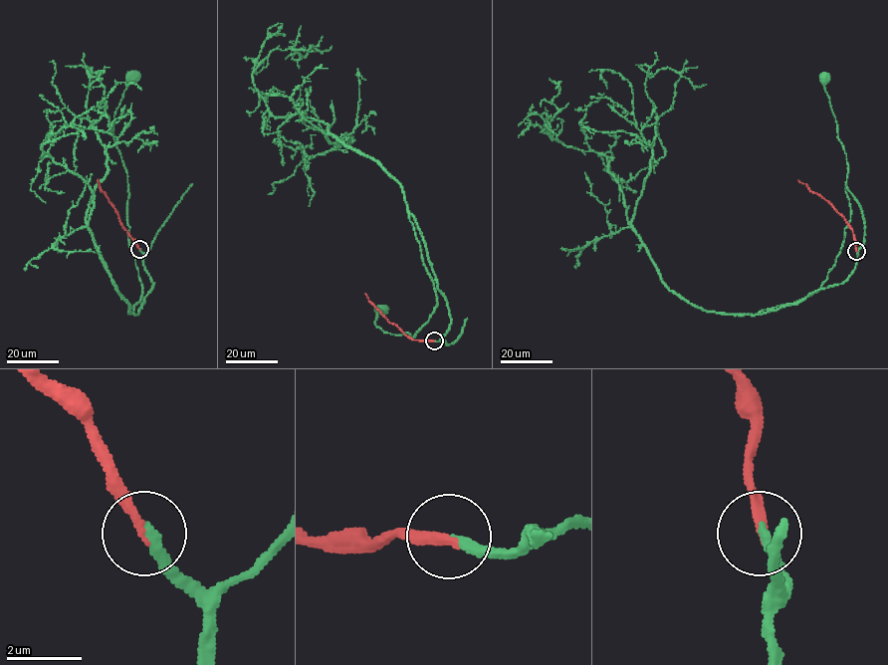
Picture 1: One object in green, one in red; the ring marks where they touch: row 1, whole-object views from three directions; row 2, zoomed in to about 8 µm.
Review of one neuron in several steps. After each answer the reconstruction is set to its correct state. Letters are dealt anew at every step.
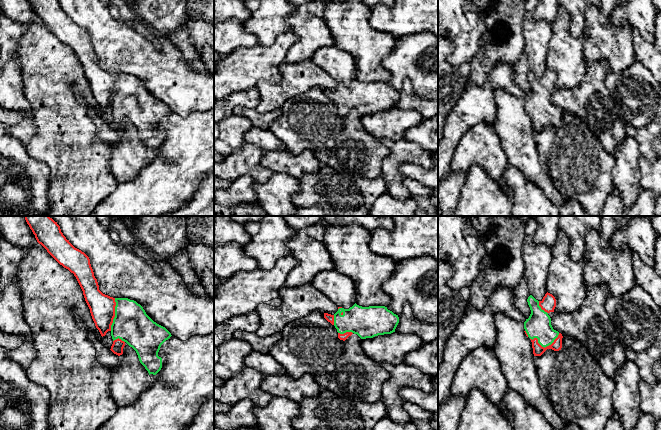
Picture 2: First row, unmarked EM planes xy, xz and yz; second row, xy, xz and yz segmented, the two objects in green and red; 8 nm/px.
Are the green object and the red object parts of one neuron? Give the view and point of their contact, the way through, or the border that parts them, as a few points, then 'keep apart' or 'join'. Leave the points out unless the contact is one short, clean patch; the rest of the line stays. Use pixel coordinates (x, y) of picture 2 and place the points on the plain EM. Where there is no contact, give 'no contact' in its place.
yz (544, 123) | join

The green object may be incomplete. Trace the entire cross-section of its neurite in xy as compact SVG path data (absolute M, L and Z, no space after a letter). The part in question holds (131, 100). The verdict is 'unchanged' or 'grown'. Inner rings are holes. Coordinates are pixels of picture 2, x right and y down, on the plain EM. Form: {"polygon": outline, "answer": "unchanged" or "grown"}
{"polygon": "M28 0L35 14L47 28L64 44L68 45L76 53L90 85L92 95L101 112L111 108L113 120L111 127L120 132L127 119L132 123L139 134L140 139L148 147L149 151L156 151L162 144L162 134L158 132L161 121L172 111L163 102L154 98L145 88L143 83L134 76L128 74L113 74L103 70L99 66L97 55L94 52L89 33L81 26L75 24L61 8L58 0Z", "answer": "grown"}

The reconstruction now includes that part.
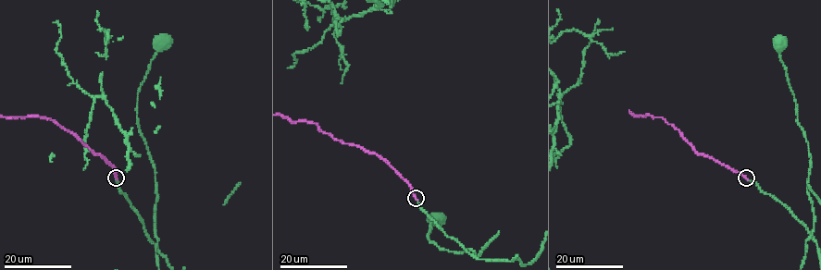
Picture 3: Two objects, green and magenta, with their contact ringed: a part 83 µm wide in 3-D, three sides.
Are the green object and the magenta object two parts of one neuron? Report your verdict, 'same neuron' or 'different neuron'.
same neuron

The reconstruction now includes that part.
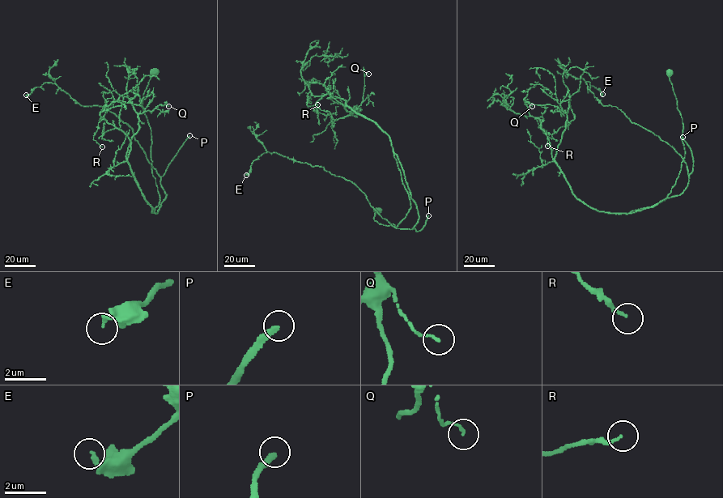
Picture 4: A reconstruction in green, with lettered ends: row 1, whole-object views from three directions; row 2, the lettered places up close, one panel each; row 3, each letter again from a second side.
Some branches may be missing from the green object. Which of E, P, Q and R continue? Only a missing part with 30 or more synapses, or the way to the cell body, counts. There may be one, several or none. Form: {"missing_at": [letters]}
{"missing_at": ["P"]}

